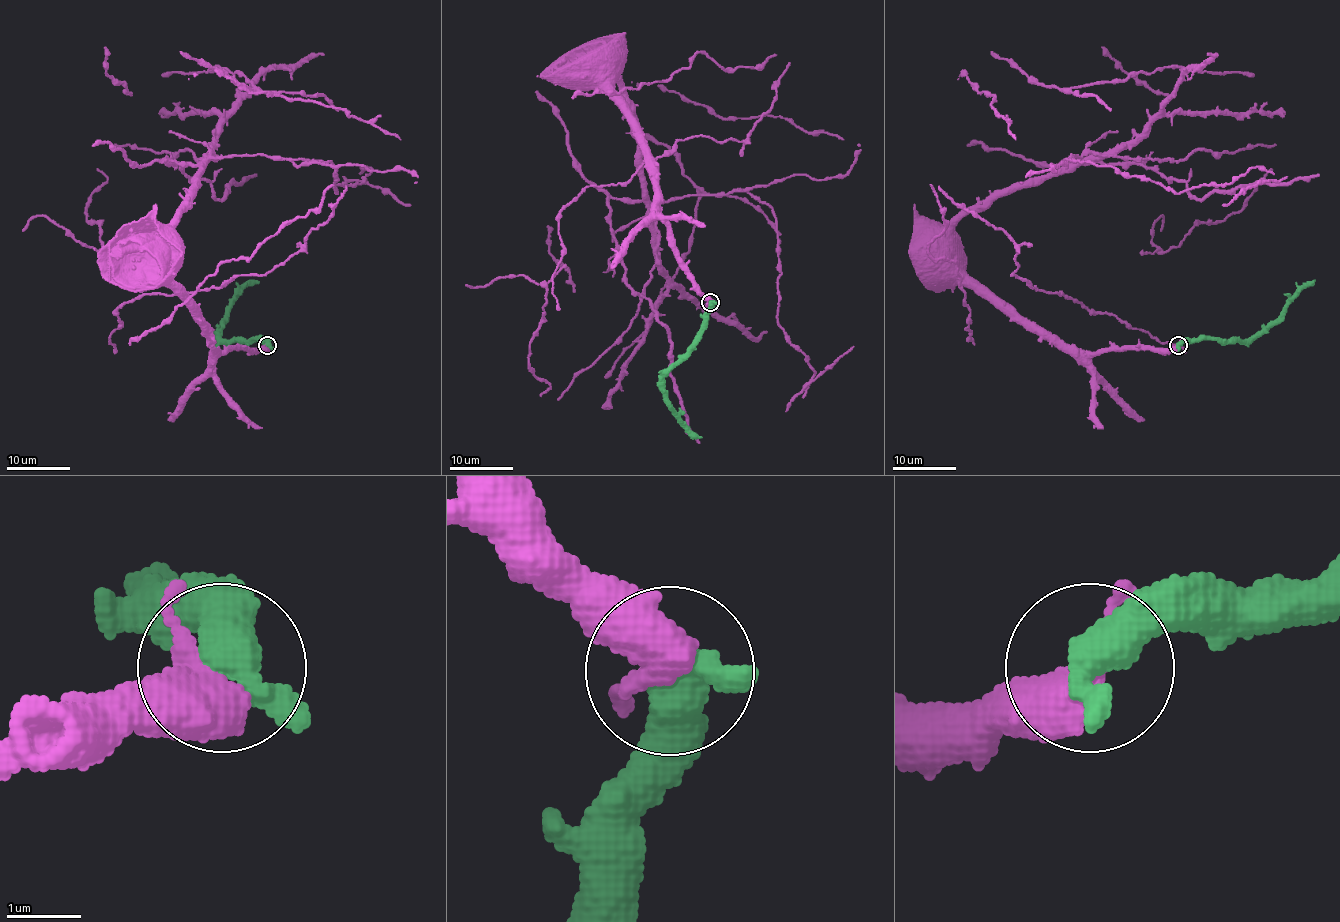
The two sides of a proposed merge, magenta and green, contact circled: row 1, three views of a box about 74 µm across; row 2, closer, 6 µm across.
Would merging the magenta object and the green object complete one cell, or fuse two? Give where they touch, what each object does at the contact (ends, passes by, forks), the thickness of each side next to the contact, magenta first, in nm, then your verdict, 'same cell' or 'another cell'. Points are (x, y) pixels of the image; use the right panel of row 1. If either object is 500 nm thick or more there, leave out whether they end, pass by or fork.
(1178, 345) | magenta passes by | green passes by | 440/440 nm | same cell

